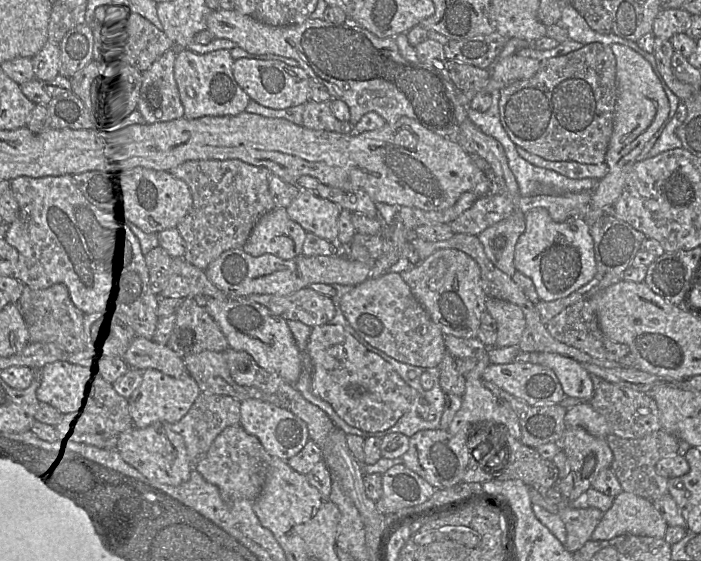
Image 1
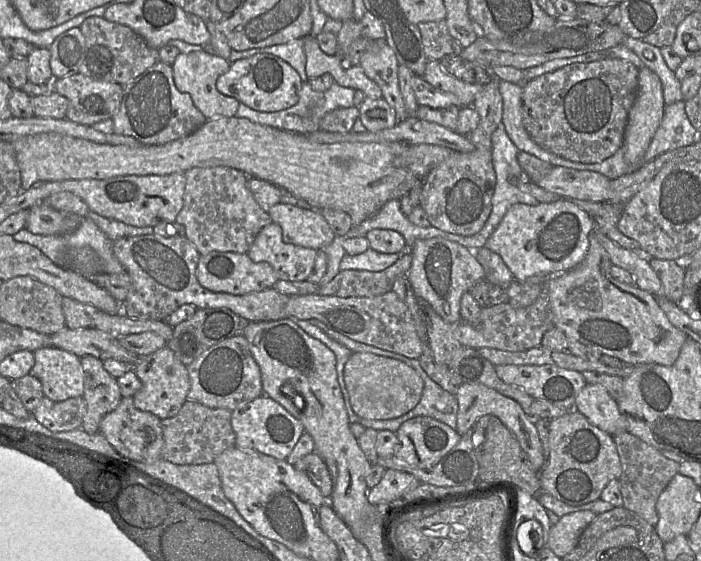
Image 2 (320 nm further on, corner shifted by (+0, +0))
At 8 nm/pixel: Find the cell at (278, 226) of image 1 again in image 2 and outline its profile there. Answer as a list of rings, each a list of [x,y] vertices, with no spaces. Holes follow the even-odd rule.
[[[271,222],[256,236],[247,255],[255,263],[269,263],[279,280],[299,282],[312,272],[317,250],[285,243],[281,226]]]

